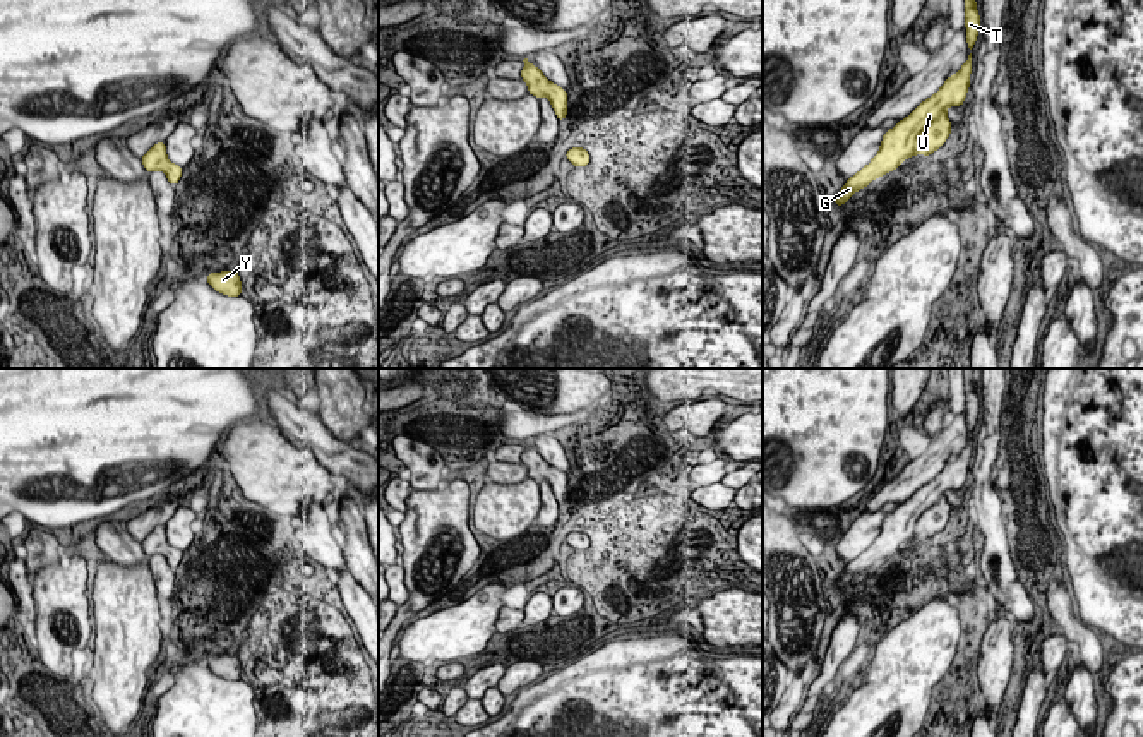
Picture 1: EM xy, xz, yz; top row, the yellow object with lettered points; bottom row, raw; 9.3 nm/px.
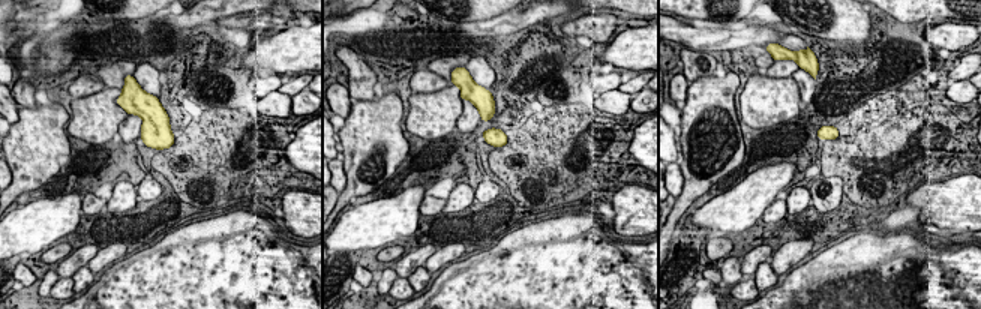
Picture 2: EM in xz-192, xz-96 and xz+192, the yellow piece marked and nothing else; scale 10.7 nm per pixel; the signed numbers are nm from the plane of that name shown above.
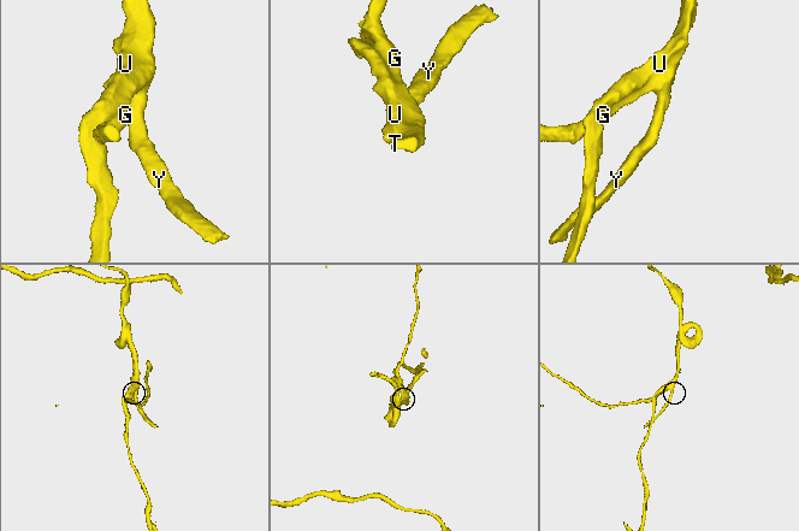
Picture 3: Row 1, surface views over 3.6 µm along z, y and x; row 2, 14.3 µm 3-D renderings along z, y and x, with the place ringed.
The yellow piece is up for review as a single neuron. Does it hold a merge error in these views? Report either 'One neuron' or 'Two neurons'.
One neuron

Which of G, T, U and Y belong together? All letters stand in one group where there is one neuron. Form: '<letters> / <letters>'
G T U Y

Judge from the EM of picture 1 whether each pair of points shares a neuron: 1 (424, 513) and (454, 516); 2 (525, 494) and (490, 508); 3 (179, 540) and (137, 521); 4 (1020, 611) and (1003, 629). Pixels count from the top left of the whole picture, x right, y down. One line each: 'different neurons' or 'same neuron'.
1: same neuron
2: same neuron
3: same neuron
4: different neurons

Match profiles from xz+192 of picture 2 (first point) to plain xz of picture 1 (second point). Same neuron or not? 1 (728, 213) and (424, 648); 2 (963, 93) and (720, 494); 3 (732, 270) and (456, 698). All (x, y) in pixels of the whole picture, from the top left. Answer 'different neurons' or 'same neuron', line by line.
1: same neuron
2: same neuron
3: same neuron

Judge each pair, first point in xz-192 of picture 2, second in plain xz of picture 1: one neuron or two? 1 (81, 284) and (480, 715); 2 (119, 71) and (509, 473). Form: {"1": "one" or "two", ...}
{"1": "two", "2": "two"}

